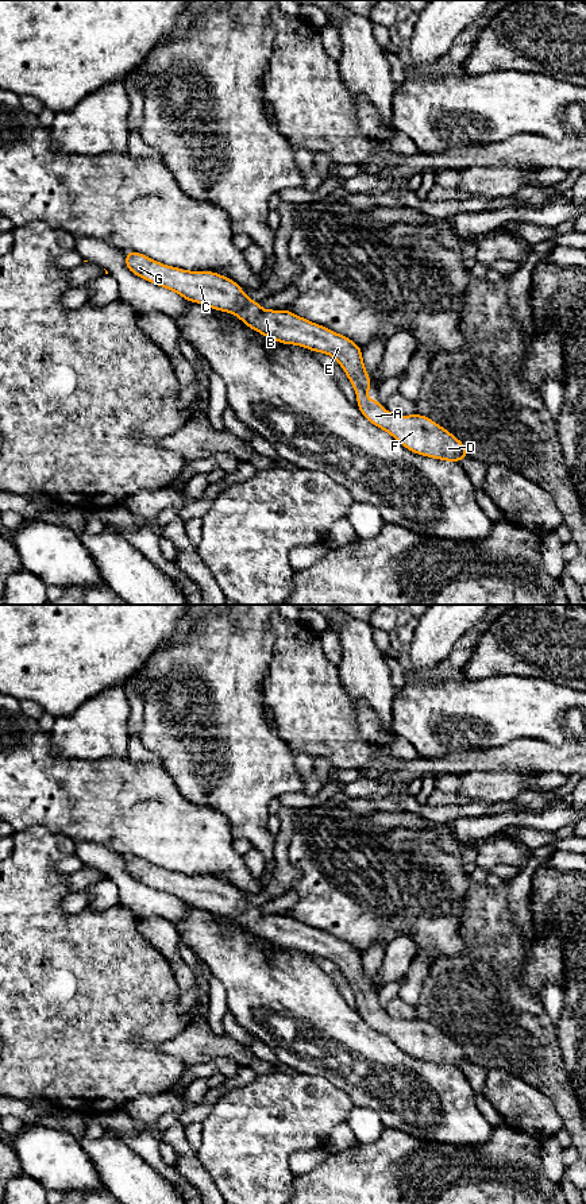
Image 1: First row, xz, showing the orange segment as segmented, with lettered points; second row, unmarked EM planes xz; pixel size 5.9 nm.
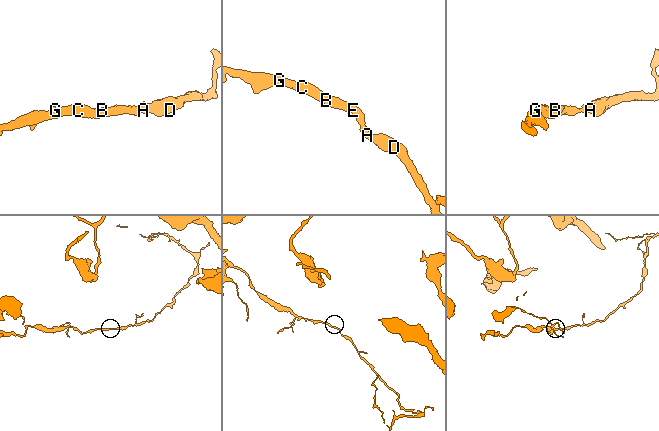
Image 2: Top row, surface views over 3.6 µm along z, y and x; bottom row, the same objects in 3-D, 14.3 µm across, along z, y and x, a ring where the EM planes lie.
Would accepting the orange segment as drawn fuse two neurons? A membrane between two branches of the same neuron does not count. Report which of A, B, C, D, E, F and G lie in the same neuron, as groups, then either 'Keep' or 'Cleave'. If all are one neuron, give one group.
Groups: A B C D E F G. Keep

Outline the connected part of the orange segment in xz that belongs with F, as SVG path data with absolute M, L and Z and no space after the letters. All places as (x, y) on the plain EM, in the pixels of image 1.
M126 856L126 871L135 880L178 898L186 906L238 921L243 929L282 949L297 949L331 960L338 965L356 996L358 1014L375 1031L390 1038L409 1056L459 1068L470 1062L464 1049L452 1038L421 1019L398 1020L381 1014L377 1004L365 1004L371 985L362 965L362 953L348 942L308 926L286 914L263 915L228 881L213 876L186 876L151 863Z

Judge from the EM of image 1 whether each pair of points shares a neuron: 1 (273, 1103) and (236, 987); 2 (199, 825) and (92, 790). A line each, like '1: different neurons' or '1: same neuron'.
1: different neurons
2: same neuron

